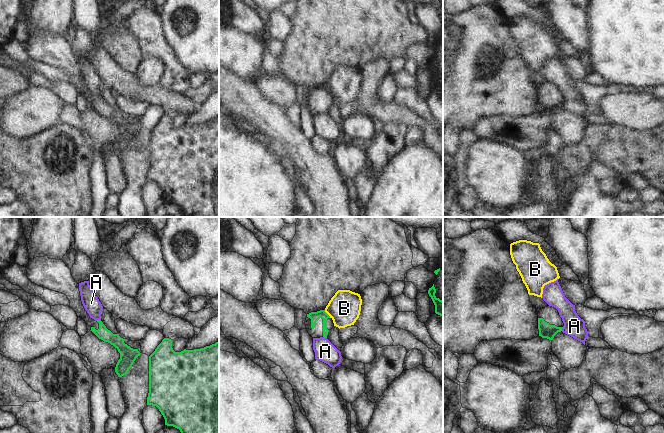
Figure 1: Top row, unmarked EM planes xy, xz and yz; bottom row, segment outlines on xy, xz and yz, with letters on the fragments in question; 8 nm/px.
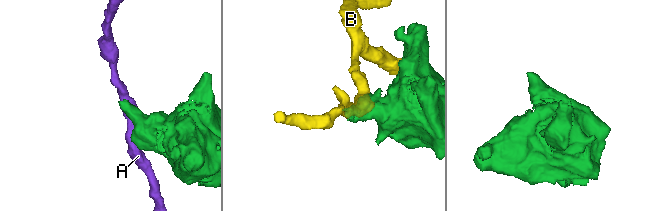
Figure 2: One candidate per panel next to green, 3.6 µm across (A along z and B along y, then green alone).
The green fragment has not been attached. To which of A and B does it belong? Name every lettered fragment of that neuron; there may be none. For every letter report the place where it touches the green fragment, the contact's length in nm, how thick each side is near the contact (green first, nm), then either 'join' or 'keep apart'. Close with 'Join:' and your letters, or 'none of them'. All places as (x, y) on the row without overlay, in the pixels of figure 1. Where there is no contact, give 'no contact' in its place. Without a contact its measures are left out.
A: xy (98, 96) | 40 nm | 100/140 nm | keep apart
B: xz (327, 90) | 80 nm | 80/260 nm | keep apart
Join: none of them

